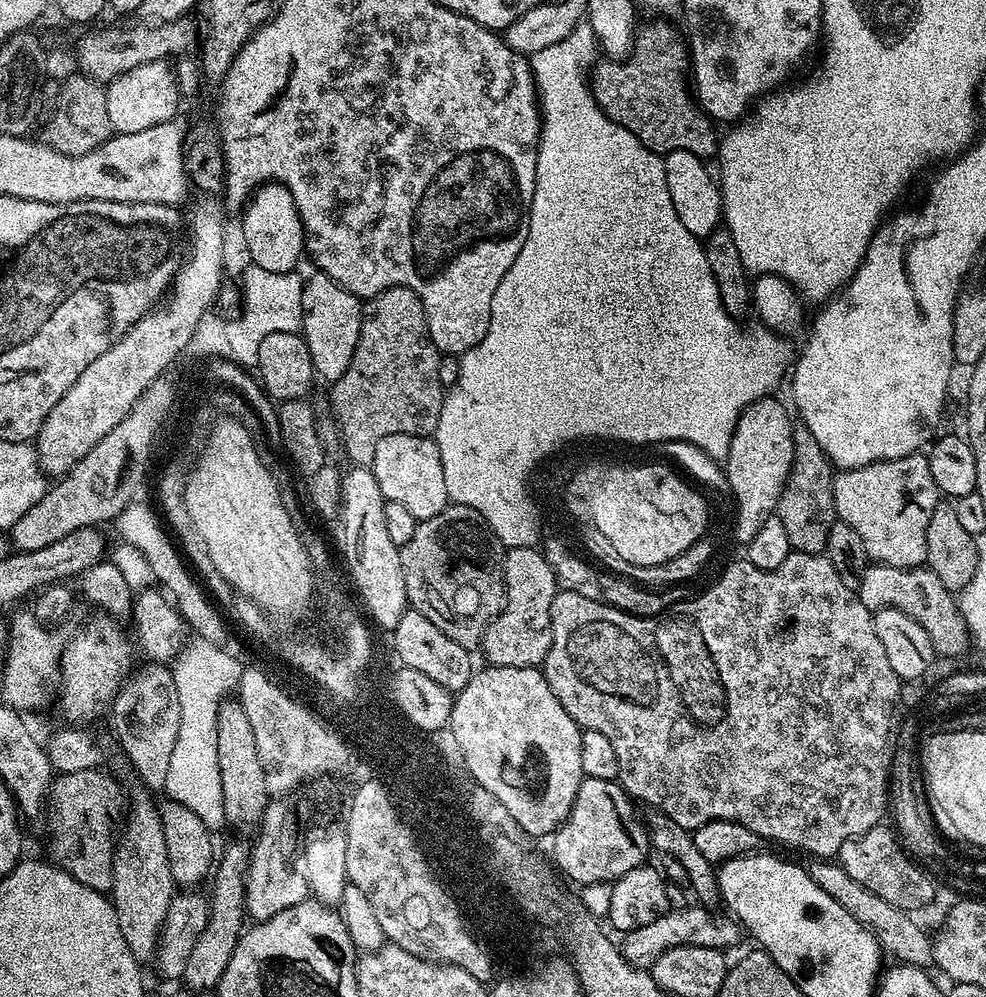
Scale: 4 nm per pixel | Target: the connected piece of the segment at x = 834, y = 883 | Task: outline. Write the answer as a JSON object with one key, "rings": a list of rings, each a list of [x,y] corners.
{"rings":[[[820,858],[813,864],[816,865],[811,865],[810,871],[814,882],[818,882],[818,886],[826,890],[826,894],[830,894],[830,898],[834,898],[834,902],[838,902],[842,910],[846,910],[846,914],[858,918],[858,922],[862,922],[866,930],[873,932],[881,949],[887,955],[889,952],[890,955],[897,956],[895,959],[899,963],[912,964],[916,968],[928,970],[933,967],[932,941],[927,935],[924,937],[924,932],[920,929],[920,924],[916,921],[917,917],[913,913],[898,906],[890,906],[886,898],[878,898],[874,890],[866,890],[866,886],[854,882],[854,878],[850,878],[850,874],[846,874],[846,870],[838,862],[829,862]]]}

